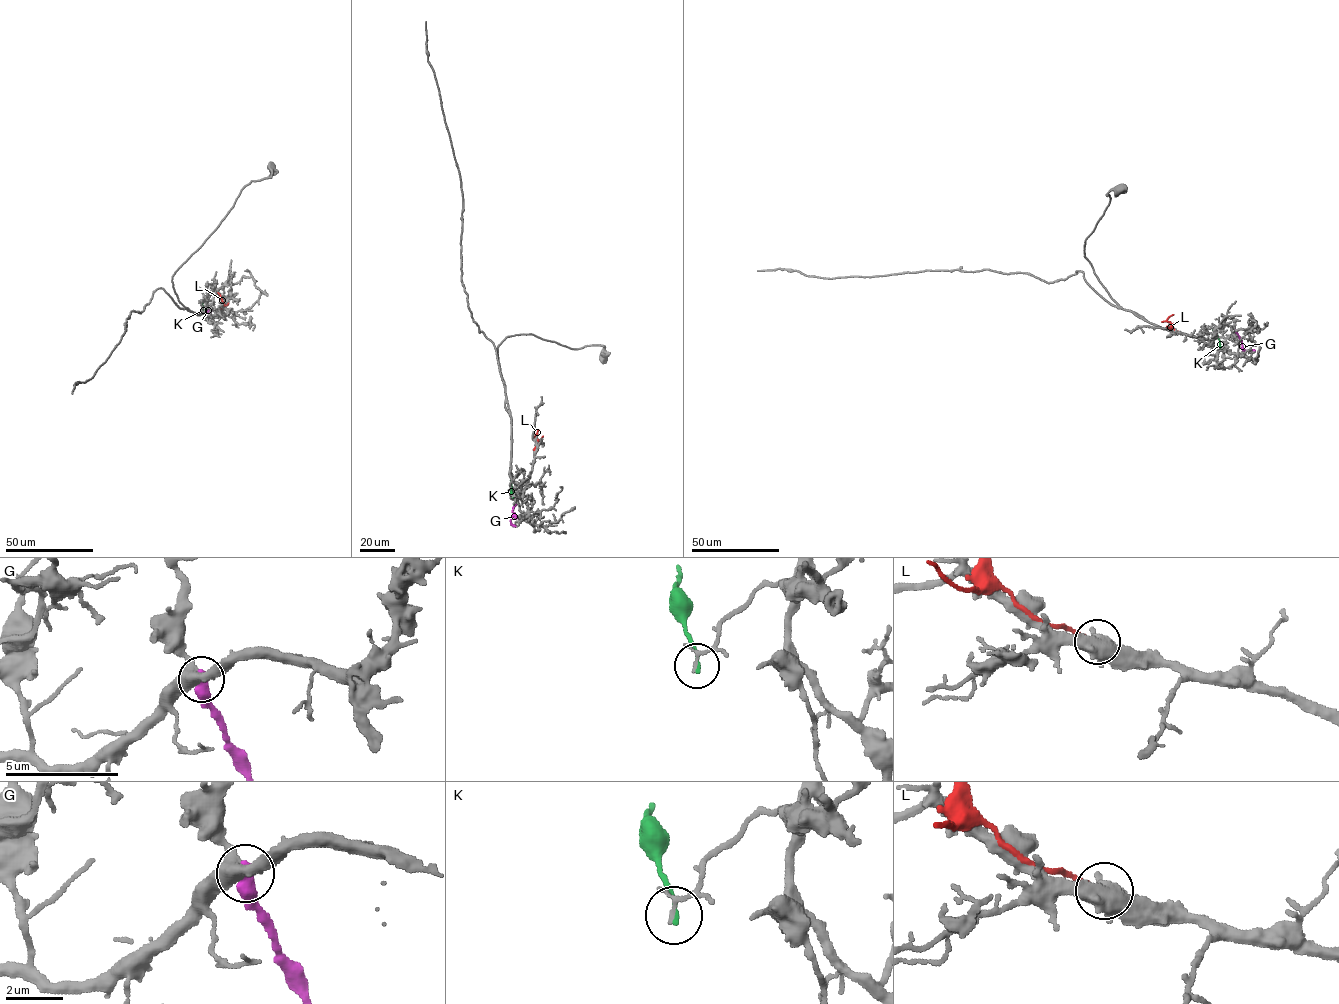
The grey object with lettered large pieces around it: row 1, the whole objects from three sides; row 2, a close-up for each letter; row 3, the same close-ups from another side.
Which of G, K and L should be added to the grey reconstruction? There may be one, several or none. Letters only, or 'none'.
none

